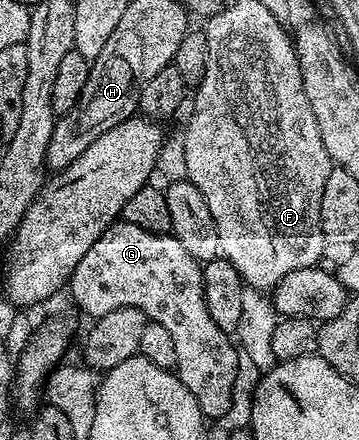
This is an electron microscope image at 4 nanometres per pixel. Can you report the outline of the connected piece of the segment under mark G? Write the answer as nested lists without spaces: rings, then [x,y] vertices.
[[[124,222],[112,224],[106,232],[97,239],[95,246],[83,254],[79,266],[71,274],[67,292],[73,295],[73,300],[89,315],[96,318],[103,314],[111,314],[111,310],[134,308],[145,315],[146,321],[164,326],[175,341],[175,369],[183,386],[191,390],[193,397],[199,402],[199,410],[206,418],[225,416],[233,404],[233,387],[237,384],[237,358],[239,348],[231,339],[230,333],[219,330],[207,310],[207,302],[203,298],[202,265],[172,234],[164,232],[148,232],[139,226],[131,226]]]

